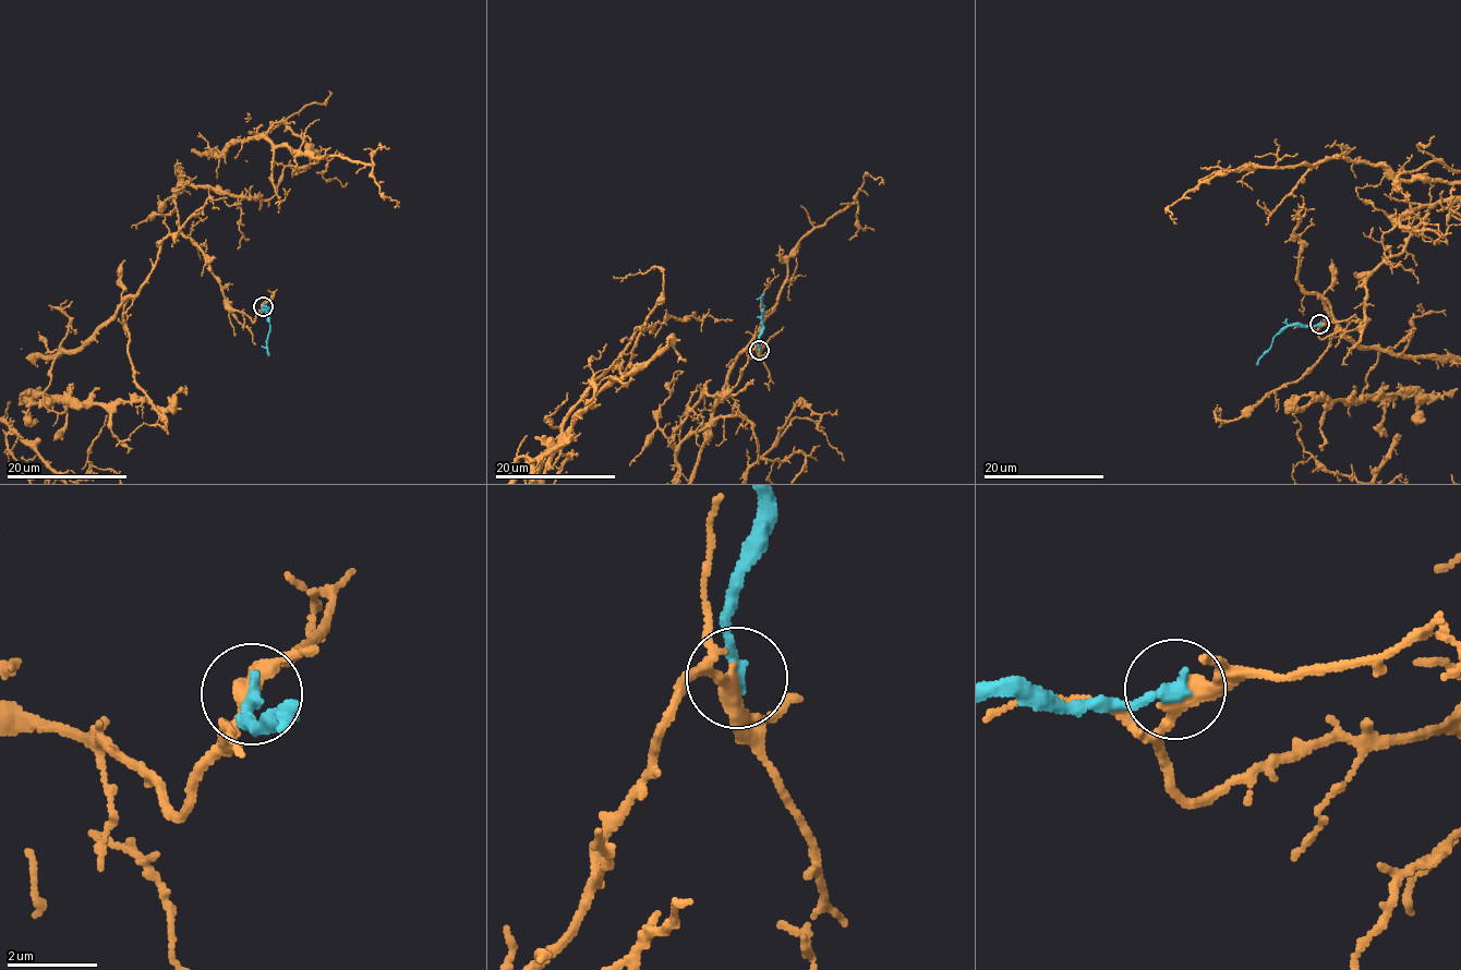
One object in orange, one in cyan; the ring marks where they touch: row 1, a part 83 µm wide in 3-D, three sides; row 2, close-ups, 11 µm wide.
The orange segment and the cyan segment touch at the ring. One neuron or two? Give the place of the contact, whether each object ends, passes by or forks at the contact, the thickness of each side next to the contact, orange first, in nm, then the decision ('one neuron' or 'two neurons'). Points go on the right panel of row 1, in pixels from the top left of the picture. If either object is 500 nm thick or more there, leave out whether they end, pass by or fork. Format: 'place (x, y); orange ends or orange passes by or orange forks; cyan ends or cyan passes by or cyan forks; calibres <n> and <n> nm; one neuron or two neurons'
place (1319, 324); orange passes by; cyan ends; calibres 360 and 280 nm; two neurons

